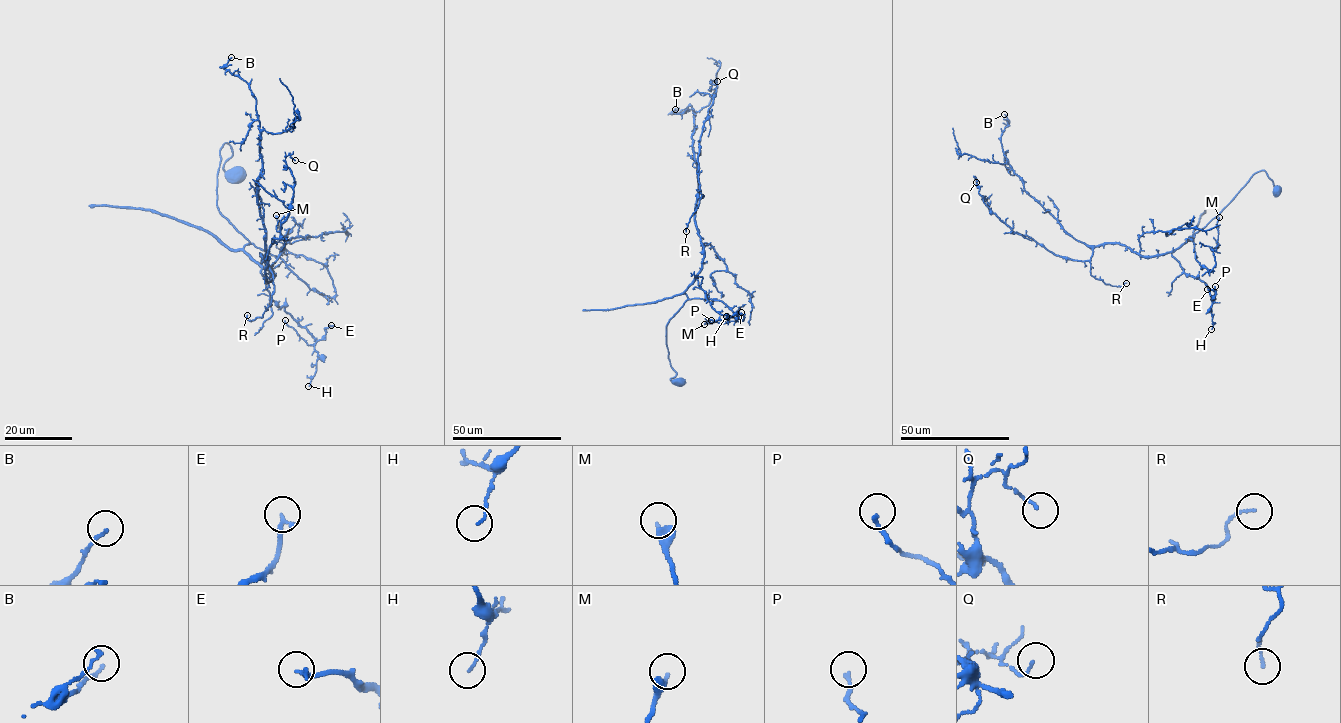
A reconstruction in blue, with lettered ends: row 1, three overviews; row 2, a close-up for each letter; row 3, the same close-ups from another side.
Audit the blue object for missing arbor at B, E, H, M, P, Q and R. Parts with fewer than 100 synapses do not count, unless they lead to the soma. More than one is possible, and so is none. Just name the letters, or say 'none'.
none

